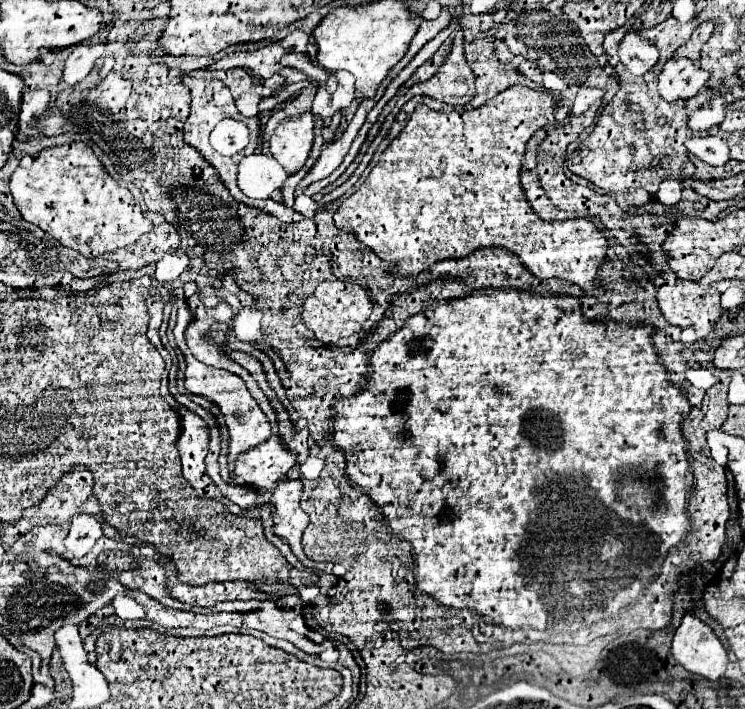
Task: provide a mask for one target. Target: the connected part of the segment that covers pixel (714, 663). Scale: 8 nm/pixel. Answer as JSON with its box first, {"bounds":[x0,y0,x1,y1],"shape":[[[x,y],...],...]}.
{"bounds":[671,614,729,680],"shape":[[[685,614],[671,644],[675,660],[689,672],[707,680],[719,680],[729,664],[719,638],[699,618]]]}

